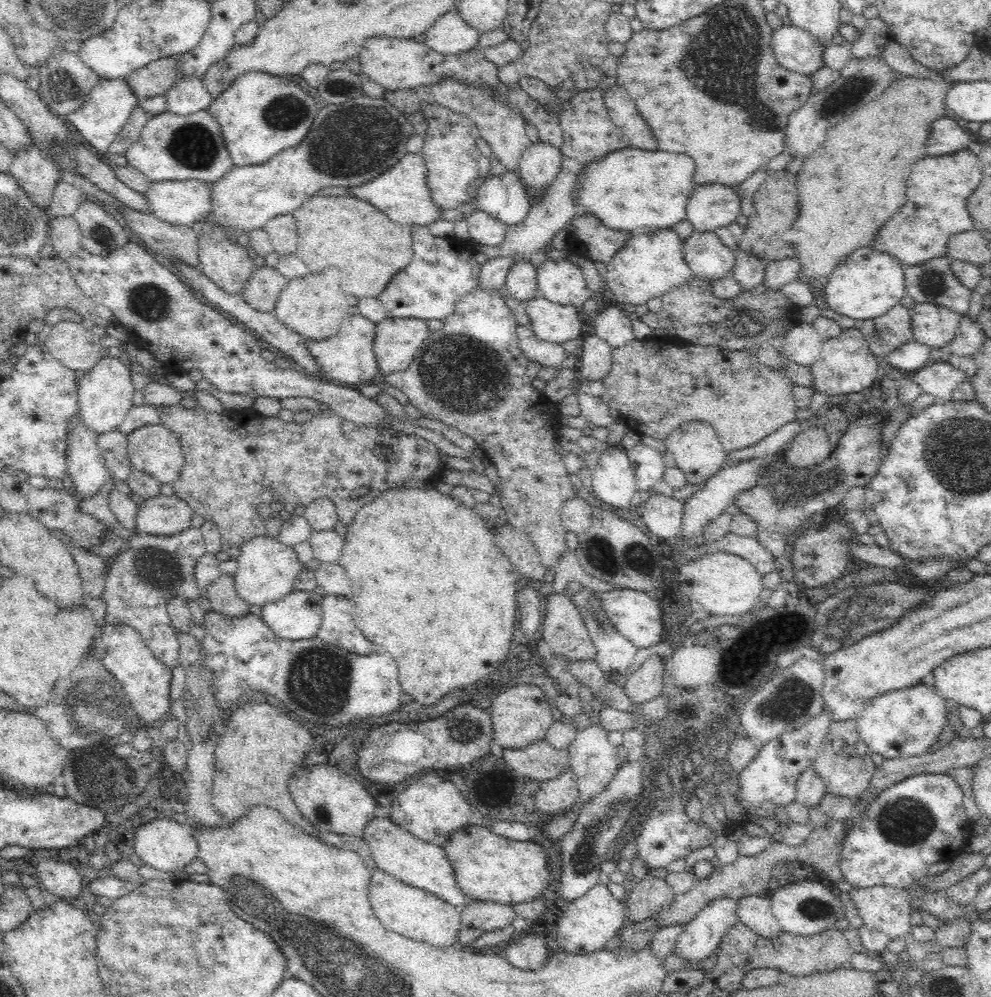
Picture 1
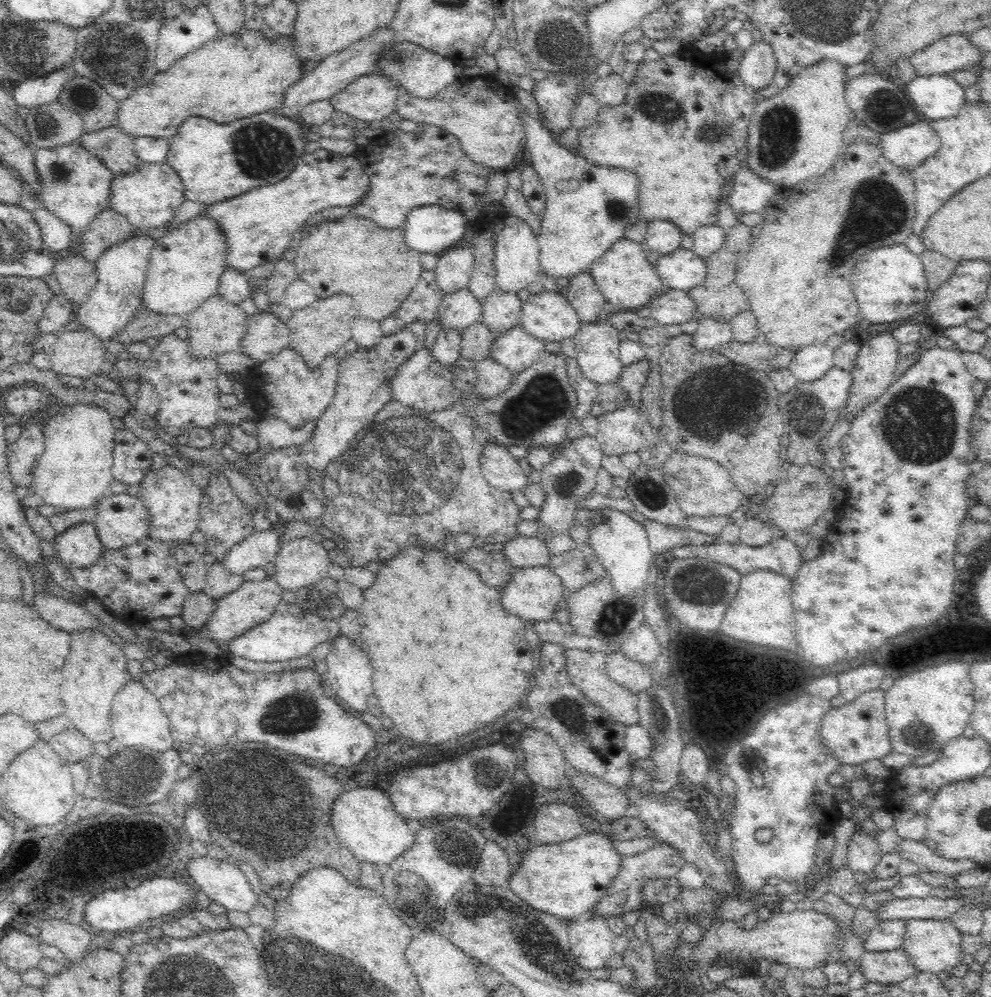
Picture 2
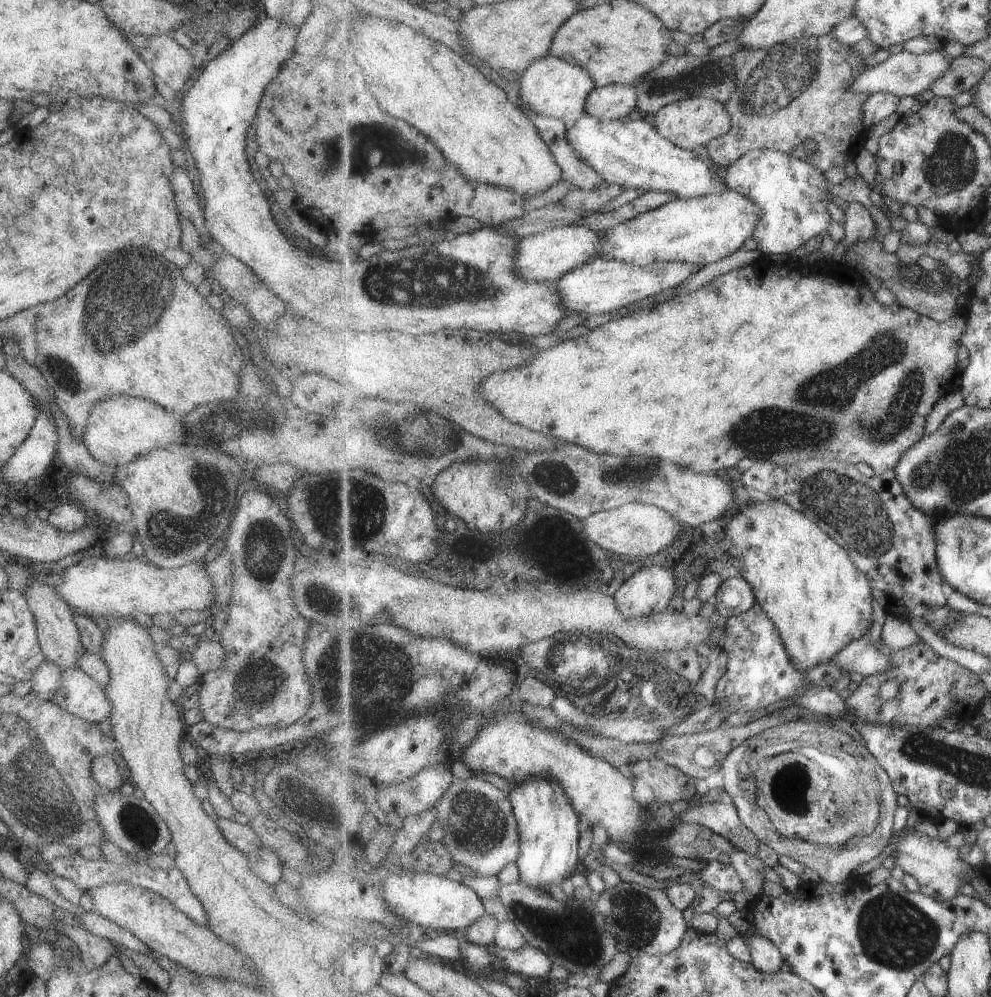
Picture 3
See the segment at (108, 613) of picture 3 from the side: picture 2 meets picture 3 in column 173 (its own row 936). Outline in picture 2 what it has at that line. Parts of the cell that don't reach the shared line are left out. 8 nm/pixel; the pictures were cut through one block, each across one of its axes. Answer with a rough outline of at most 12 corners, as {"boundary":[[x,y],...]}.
{"boundary":[[604,917],[567,922],[572,956],[588,972],[614,959]]}

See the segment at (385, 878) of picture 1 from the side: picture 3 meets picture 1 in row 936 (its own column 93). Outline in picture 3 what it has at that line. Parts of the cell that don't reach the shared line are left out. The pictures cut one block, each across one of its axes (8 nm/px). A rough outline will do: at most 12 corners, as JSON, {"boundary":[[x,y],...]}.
{"boundary":[[109,396],[89,408],[82,440],[113,467],[190,444],[159,404]]}

